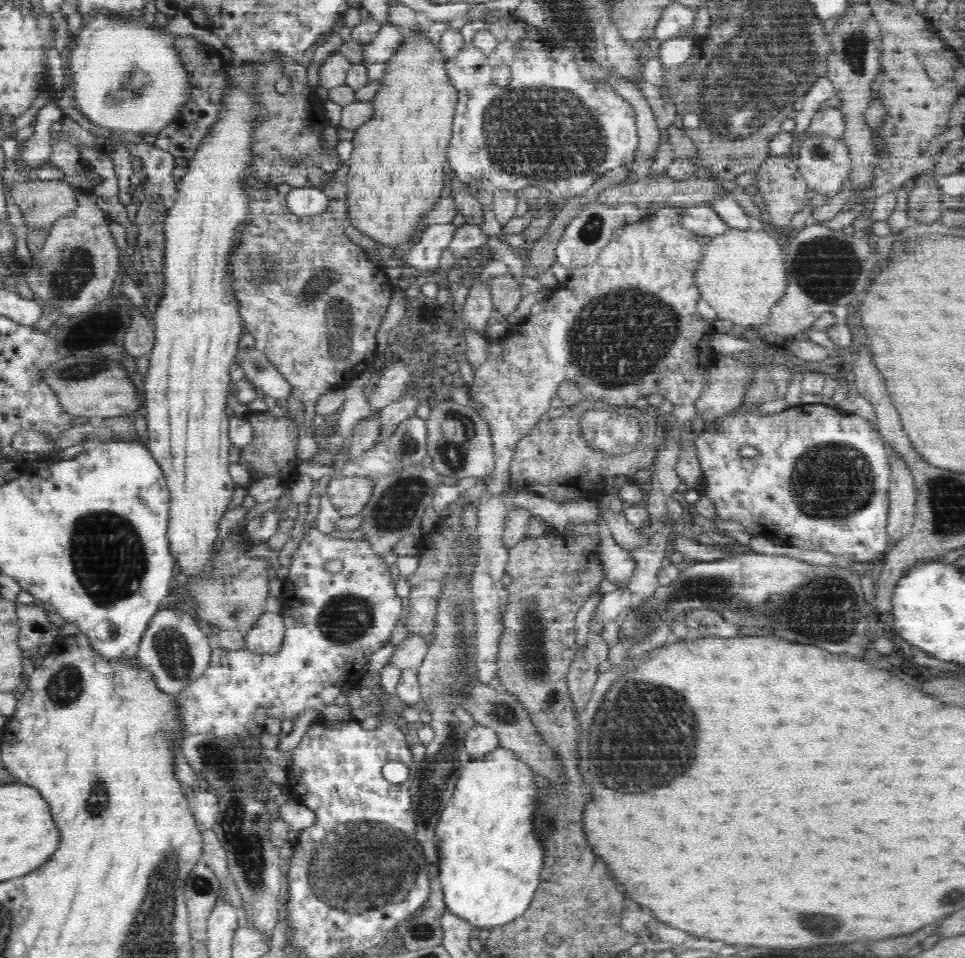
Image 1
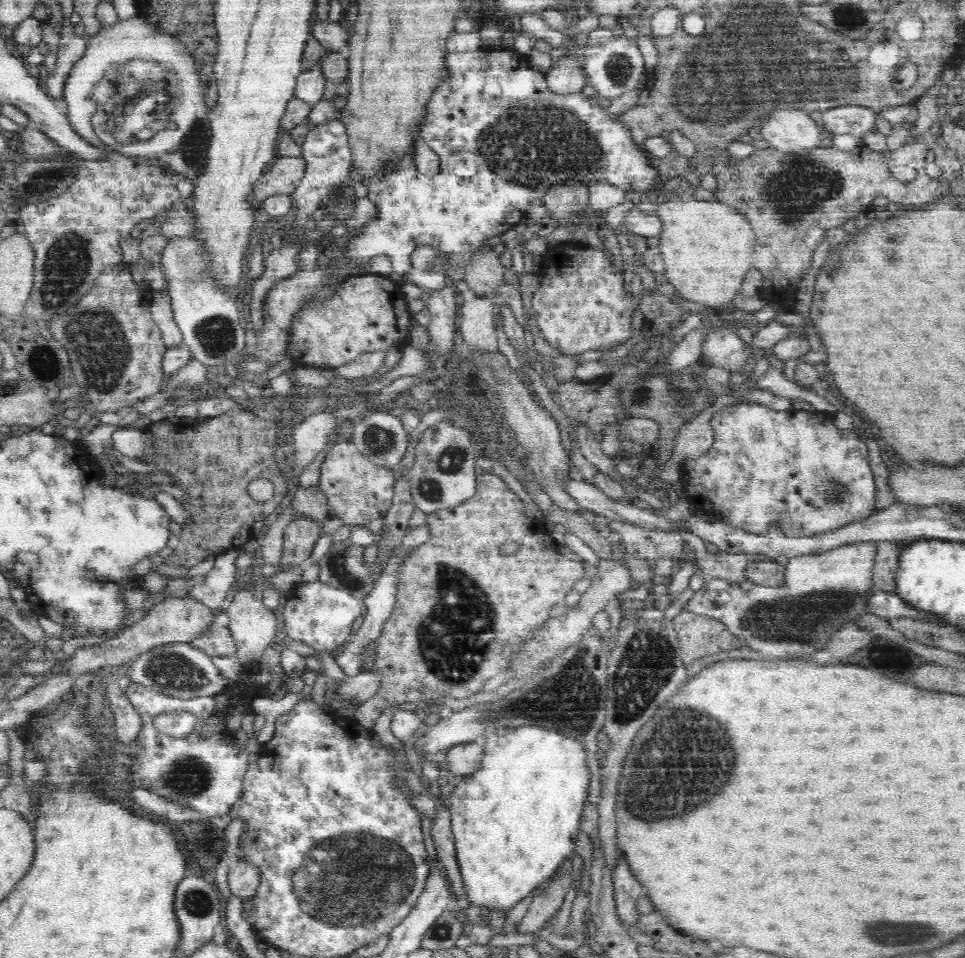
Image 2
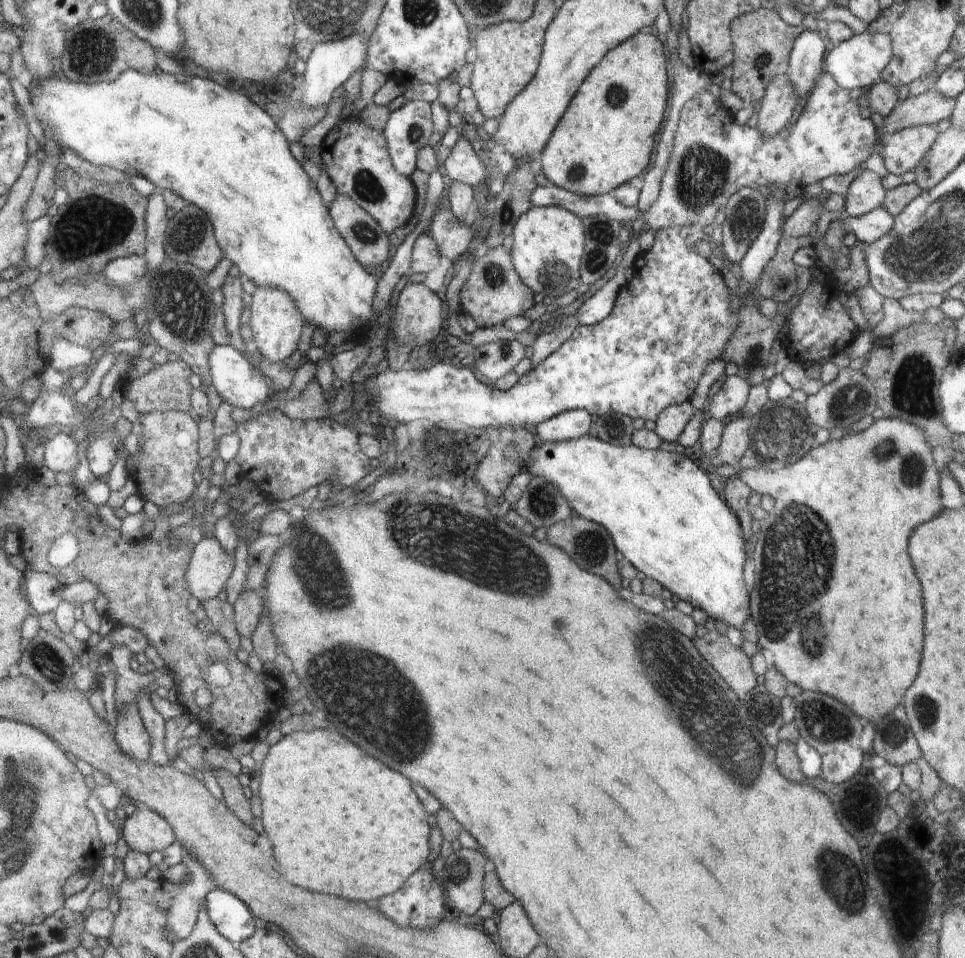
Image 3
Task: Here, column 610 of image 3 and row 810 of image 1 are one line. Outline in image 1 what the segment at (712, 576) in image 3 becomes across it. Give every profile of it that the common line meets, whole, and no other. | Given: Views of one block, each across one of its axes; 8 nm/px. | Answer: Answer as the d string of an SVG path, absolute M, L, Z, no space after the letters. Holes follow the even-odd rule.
M496 747L492 752L485 754L482 758L470 760L468 764L461 769L460 778L458 778L452 798L445 805L444 812L441 813L440 820L437 821L436 846L437 846L437 866L439 869L439 881L444 895L445 908L456 915L457 918L464 919L464 922L470 923L473 927L488 928L502 927L503 924L511 923L523 915L530 906L537 885L540 884L540 872L543 860L541 846L537 842L536 834L533 834L532 816L533 816L533 797L536 796L536 773L524 764L514 751L504 747Z

